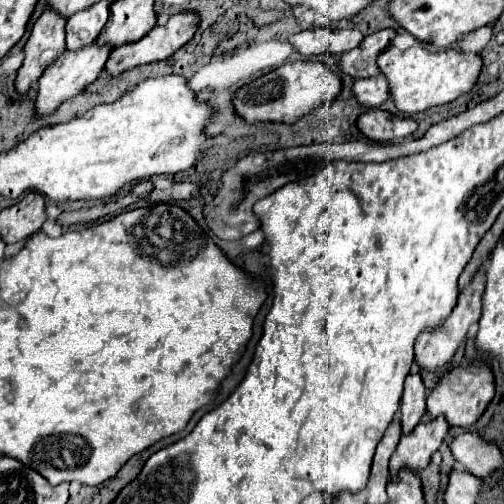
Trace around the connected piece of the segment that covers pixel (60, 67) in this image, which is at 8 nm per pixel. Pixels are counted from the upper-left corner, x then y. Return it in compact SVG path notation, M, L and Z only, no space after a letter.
M89 44L77 52L65 52L61 58L57 58L39 78L39 90L37 90L37 104L35 104L35 114L37 116L47 116L51 112L57 112L57 108L69 100L79 96L87 84L91 84L99 72L105 66L105 60L109 58L111 48L109 46L97 46L97 44Z

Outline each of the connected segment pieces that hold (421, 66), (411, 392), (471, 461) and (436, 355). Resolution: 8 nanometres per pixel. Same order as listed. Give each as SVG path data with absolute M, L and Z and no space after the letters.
M415 44L407 50L389 46L377 60L381 72L389 80L391 100L401 112L417 114L433 106L453 102L455 98L473 90L483 70L483 58L475 52L459 52L455 48L429 52L423 44Z
M409 374L405 380L399 416L401 416L401 434L403 436L407 436L407 432L413 432L413 428L425 416L425 386L423 386L423 380L419 374Z
M479 432L455 436L451 450L457 462L479 478L491 476L495 468L503 468L503 452L499 452L499 446L491 440L485 440Z
M485 266L479 268L479 272L475 274L475 278L471 280L471 286L467 286L463 290L463 294L459 296L457 300L457 306L453 308L453 312L449 314L449 318L445 320L445 324L435 332L423 332L417 342L415 342L415 362L433 372L433 374L439 374L449 362L451 358L455 356L457 348L461 346L461 342L467 338L467 332L469 332L469 326L477 324L479 322L479 316L481 316L481 296L483 296L483 288L485 288Z

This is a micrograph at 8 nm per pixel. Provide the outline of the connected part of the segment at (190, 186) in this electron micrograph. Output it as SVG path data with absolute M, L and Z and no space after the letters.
M185 180L171 188L171 196L173 196L173 200L189 200L189 198L193 198L193 192L197 192L197 190L199 190L197 184Z

